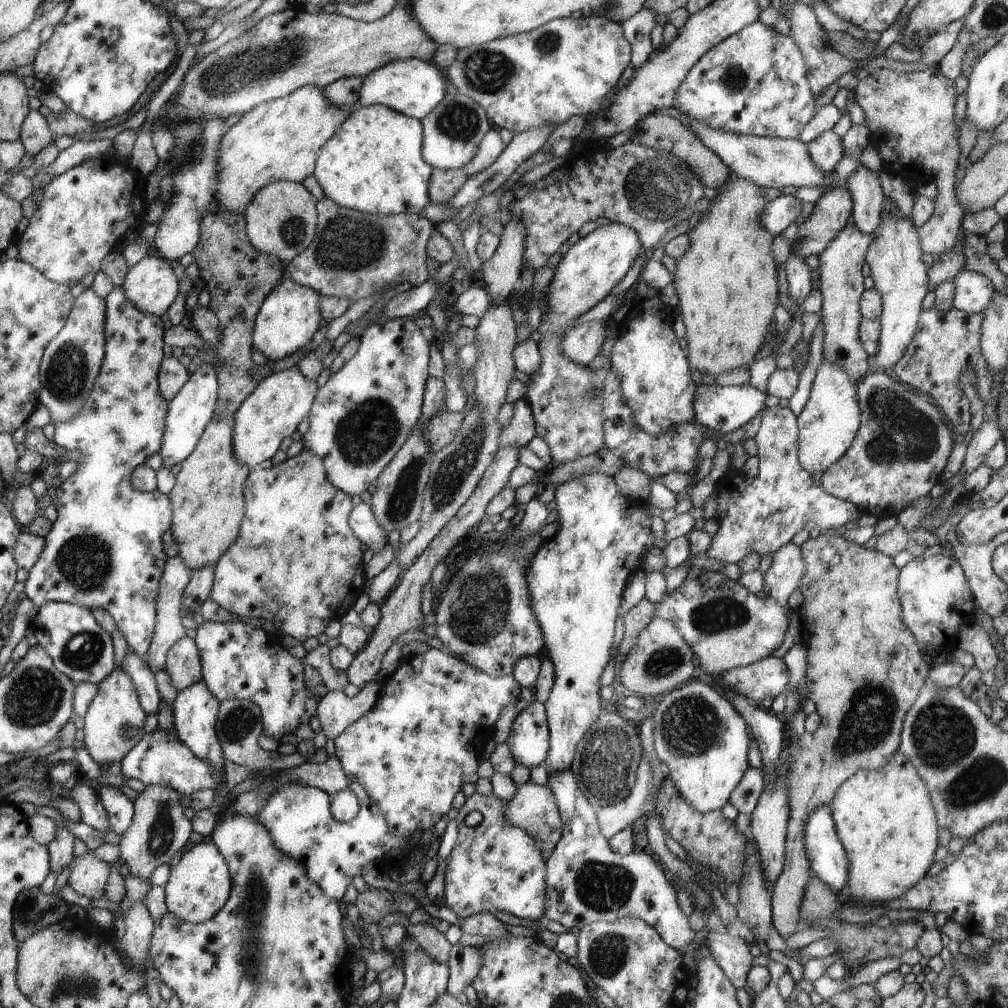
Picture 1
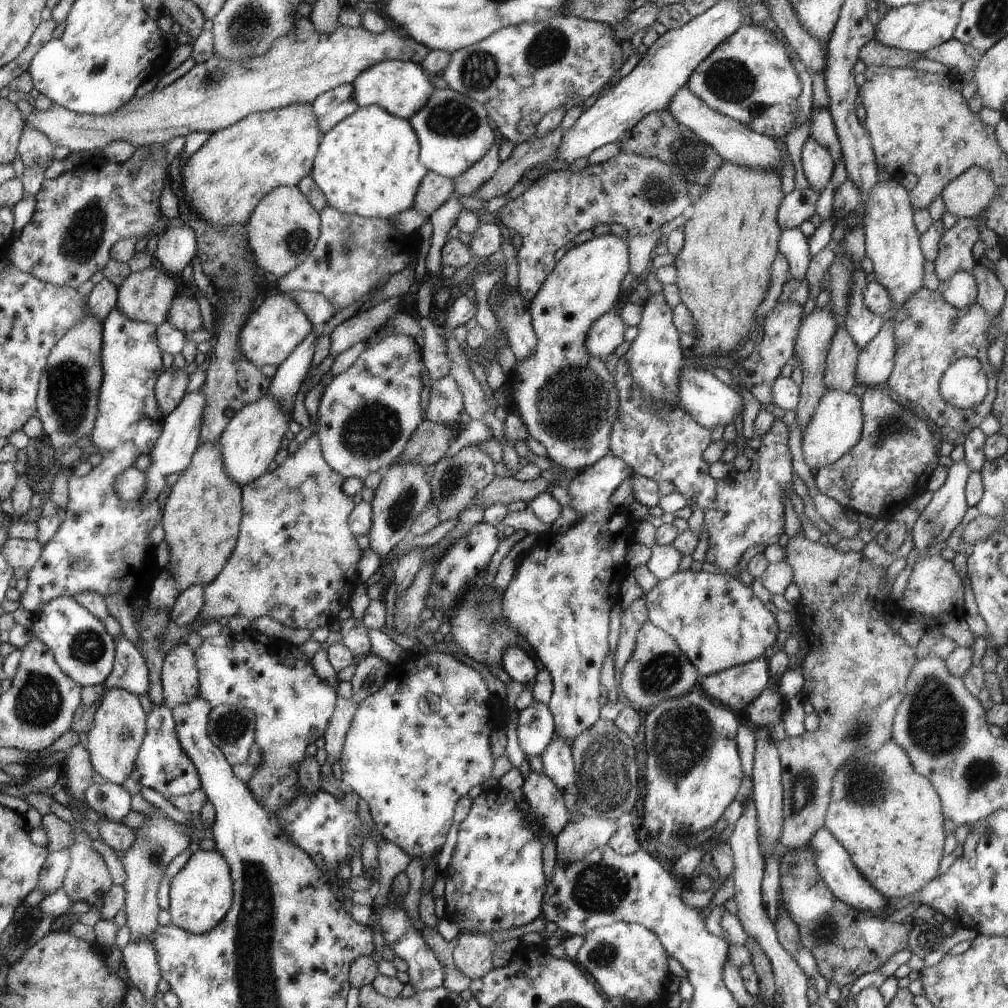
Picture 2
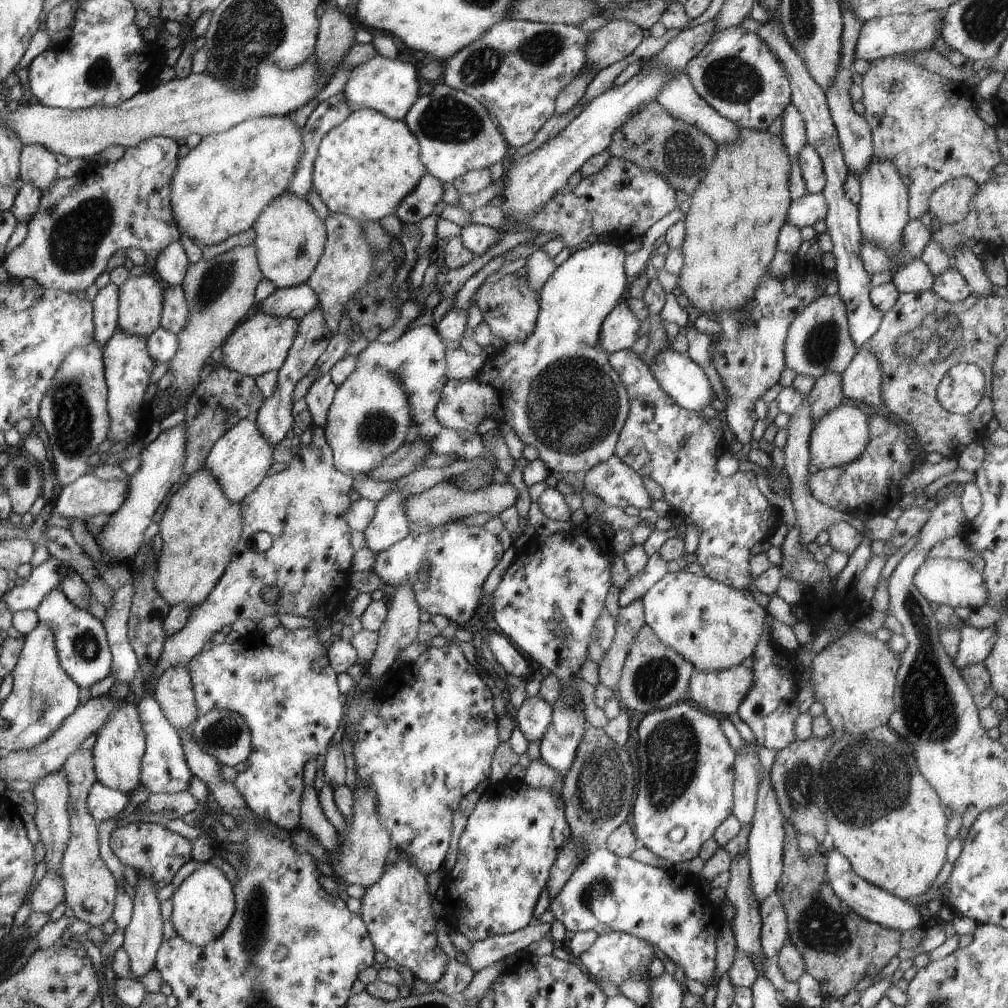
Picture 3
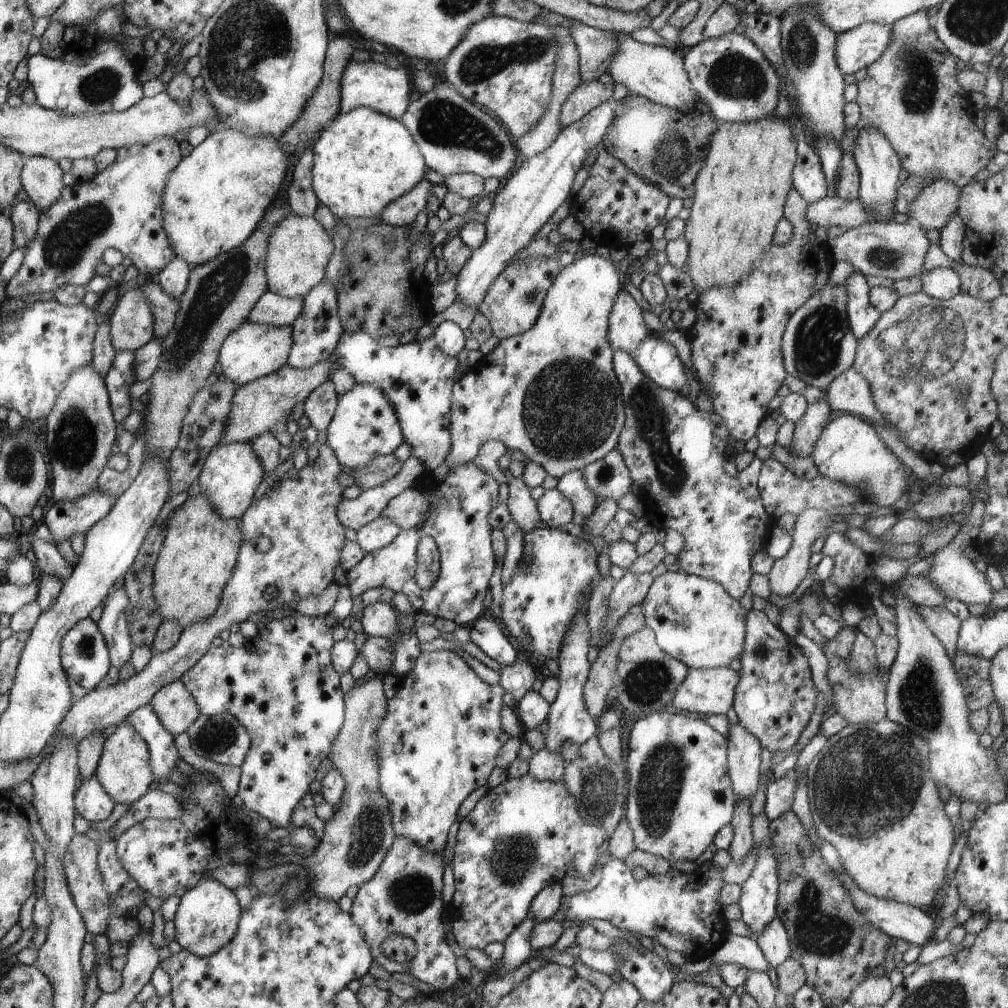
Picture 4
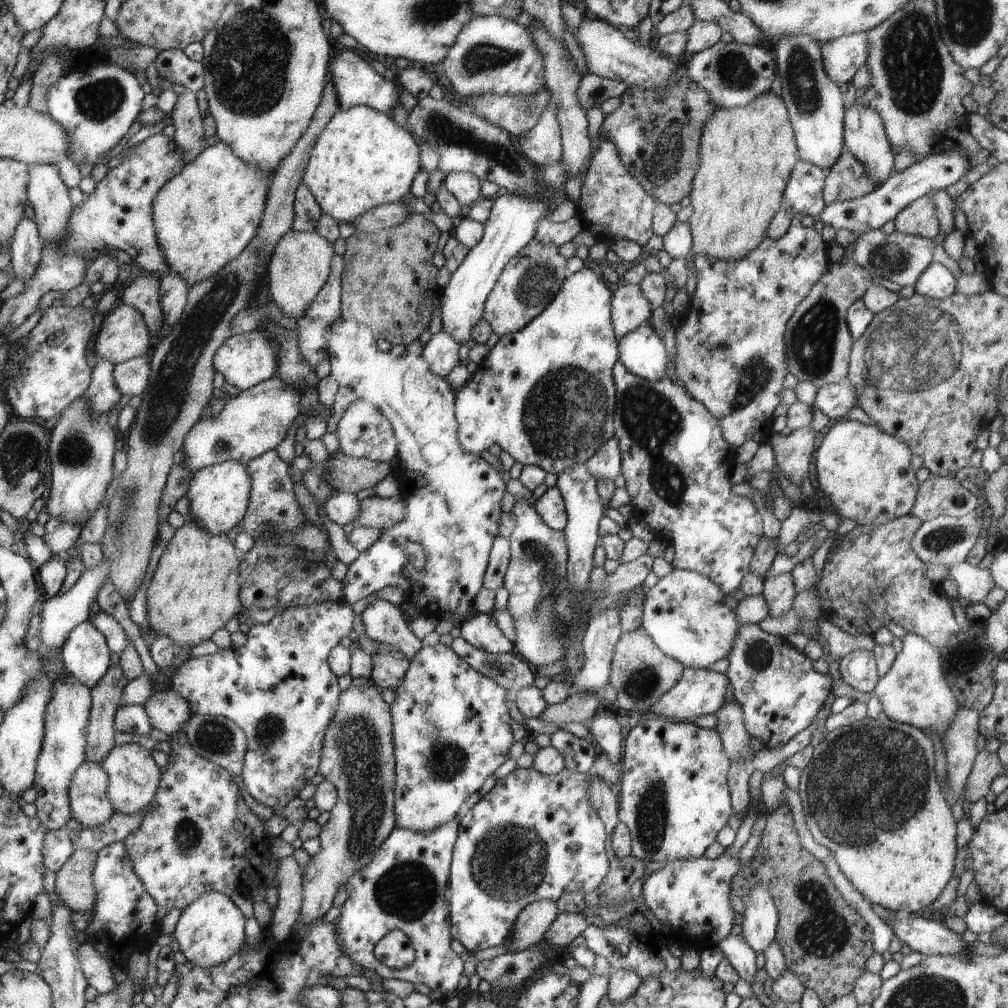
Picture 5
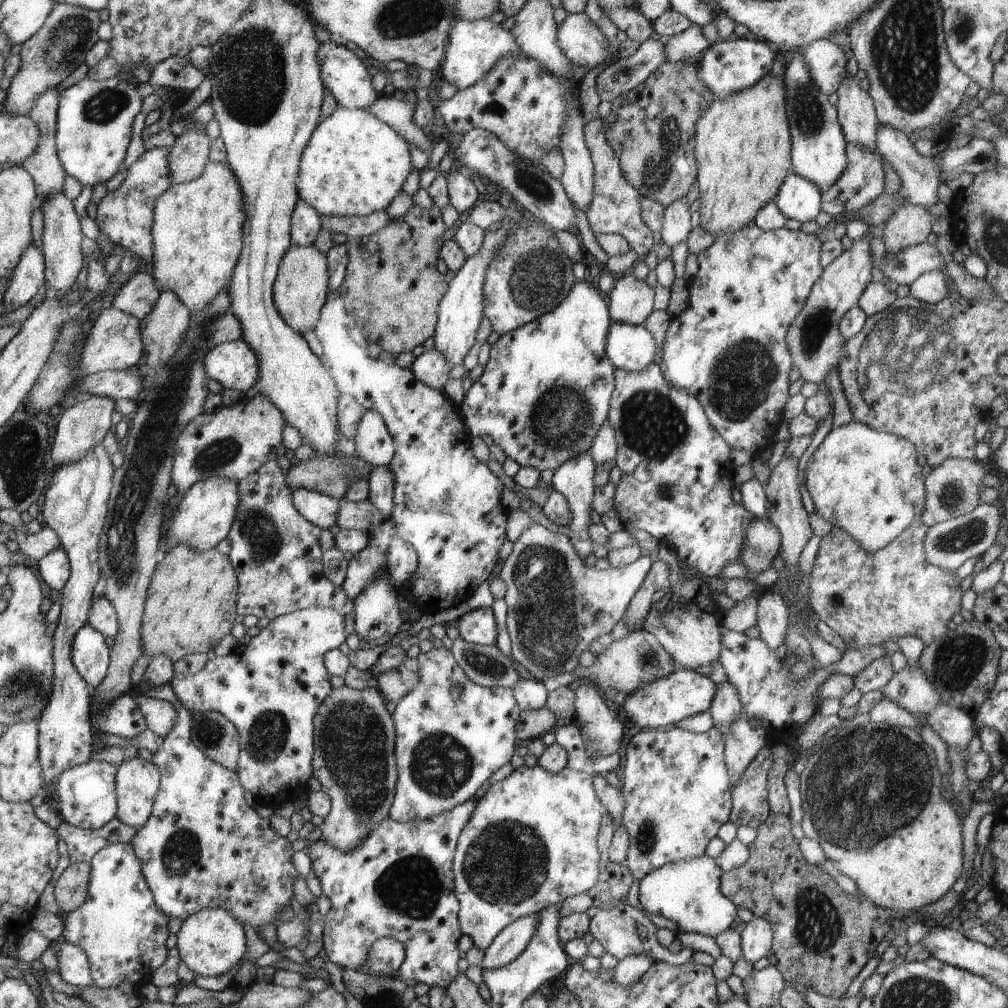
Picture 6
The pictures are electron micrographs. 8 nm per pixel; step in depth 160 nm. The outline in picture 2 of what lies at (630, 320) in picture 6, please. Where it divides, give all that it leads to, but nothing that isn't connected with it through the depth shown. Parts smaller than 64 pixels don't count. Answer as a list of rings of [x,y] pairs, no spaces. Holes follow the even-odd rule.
[[[617,308],[603,314],[598,320],[595,320],[588,331],[585,342],[588,352],[606,360],[606,357],[610,353],[614,353],[616,348],[624,342],[624,332],[627,327]]]

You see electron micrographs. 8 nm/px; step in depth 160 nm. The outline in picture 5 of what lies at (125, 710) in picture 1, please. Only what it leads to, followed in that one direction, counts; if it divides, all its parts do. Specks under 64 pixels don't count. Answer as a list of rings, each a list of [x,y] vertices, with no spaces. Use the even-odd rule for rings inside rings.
[[[138,743],[115,745],[107,758],[101,762],[109,776],[109,796],[116,812],[135,815],[155,802],[159,783],[162,781],[162,769],[152,759],[151,751]]]

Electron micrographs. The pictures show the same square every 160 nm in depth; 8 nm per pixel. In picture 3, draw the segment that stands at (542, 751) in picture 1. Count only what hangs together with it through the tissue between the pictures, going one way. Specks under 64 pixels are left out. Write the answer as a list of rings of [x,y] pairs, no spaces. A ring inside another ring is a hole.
[[[537,694],[535,697],[526,697],[512,713],[516,728],[520,729],[530,742],[544,736],[552,722],[553,708]]]

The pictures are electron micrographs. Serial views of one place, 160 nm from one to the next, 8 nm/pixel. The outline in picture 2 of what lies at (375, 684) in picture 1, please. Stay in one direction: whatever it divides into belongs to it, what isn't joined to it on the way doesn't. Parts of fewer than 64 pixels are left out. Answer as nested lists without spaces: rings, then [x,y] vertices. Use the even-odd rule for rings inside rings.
[[[340,697],[337,701],[337,711],[327,728],[327,732],[323,736],[325,739],[327,760],[332,765],[337,760],[340,760],[346,733],[350,728],[353,716],[358,707],[359,703],[355,703],[351,699]]]

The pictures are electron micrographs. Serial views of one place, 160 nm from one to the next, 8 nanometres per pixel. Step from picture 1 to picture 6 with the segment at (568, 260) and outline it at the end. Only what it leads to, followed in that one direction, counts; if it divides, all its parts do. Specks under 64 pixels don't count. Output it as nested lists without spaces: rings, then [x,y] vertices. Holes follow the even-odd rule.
[[[580,280],[576,282],[569,295],[555,309],[552,309],[549,313],[544,313],[536,320],[524,324],[524,326],[512,332],[500,335],[497,342],[491,346],[489,360],[485,367],[483,367],[483,373],[476,382],[473,382],[471,388],[467,389],[463,401],[458,406],[469,437],[490,434],[492,440],[494,440],[496,445],[502,447],[508,458],[512,458],[521,467],[532,467],[540,472],[547,468],[556,470],[561,464],[570,460],[570,458],[576,457],[578,452],[588,451],[594,436],[601,428],[601,424],[609,418],[610,401],[612,392],[615,389],[614,371],[616,368],[606,356],[605,351],[608,329],[611,322],[609,306],[604,301],[602,292],[594,288],[592,283]]]

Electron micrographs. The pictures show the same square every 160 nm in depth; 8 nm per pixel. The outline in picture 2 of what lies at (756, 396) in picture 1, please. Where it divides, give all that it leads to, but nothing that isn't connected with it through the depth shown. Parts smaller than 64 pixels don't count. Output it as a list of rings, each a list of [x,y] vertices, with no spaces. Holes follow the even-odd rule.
[[[685,365],[677,382],[677,404],[704,428],[712,430],[716,426],[726,426],[736,422],[744,409],[742,396],[732,387],[722,383],[710,370]]]

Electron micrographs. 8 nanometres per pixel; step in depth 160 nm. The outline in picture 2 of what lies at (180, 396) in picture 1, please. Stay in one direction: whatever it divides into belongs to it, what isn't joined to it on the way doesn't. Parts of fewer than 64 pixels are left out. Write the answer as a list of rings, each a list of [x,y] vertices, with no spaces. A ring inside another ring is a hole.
[[[201,388],[192,394],[184,397],[180,404],[168,415],[163,421],[163,432],[159,436],[158,442],[152,447],[149,452],[150,466],[144,471],[147,478],[147,487],[140,504],[149,505],[156,501],[160,492],[164,490],[166,478],[170,474],[182,474],[191,464],[195,452],[200,447],[200,431],[203,424],[203,410],[207,404],[207,397],[203,395]]]

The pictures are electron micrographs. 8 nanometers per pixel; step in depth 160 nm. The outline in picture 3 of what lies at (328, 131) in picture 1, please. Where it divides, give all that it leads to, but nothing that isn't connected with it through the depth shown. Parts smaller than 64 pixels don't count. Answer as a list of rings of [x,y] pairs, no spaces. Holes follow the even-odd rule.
[[[290,116],[251,118],[226,132],[202,137],[200,143],[179,160],[172,177],[171,211],[176,212],[175,221],[179,231],[193,242],[212,246],[254,227],[265,209],[286,192],[302,158],[302,148],[303,133],[300,133]]]

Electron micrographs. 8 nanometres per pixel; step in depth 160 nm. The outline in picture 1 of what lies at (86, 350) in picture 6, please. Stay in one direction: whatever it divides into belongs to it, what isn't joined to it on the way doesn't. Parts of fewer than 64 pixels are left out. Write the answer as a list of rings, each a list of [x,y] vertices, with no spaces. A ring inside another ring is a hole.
[[[151,253],[130,267],[121,288],[136,308],[160,318],[178,296],[178,280],[172,266]]]

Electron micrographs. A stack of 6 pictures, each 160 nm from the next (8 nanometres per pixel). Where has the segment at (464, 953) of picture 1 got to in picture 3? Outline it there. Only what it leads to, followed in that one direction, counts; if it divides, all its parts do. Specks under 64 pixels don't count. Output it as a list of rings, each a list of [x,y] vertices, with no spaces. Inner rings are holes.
[[[533,918],[524,928],[516,932],[473,943],[469,952],[465,953],[468,965],[474,972],[478,972],[486,966],[514,955],[516,951],[526,950],[532,942],[548,938],[549,935],[550,924],[542,924],[538,919]]]

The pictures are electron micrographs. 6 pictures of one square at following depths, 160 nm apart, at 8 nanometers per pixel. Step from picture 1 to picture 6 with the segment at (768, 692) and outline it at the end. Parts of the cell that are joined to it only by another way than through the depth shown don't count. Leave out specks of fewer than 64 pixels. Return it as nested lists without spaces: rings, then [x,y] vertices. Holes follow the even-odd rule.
[[[676,669],[668,676],[643,684],[628,694],[622,708],[638,728],[667,728],[685,718],[708,711],[716,689],[717,684],[709,676],[696,673],[694,669]]]

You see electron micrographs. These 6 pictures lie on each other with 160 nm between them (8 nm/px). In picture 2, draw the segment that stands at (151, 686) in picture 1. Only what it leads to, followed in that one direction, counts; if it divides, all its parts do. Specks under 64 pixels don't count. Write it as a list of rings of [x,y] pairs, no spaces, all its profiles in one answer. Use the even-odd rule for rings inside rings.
[[[127,636],[116,637],[115,670],[108,676],[104,686],[128,692],[146,694],[149,691],[149,670],[139,648]]]

